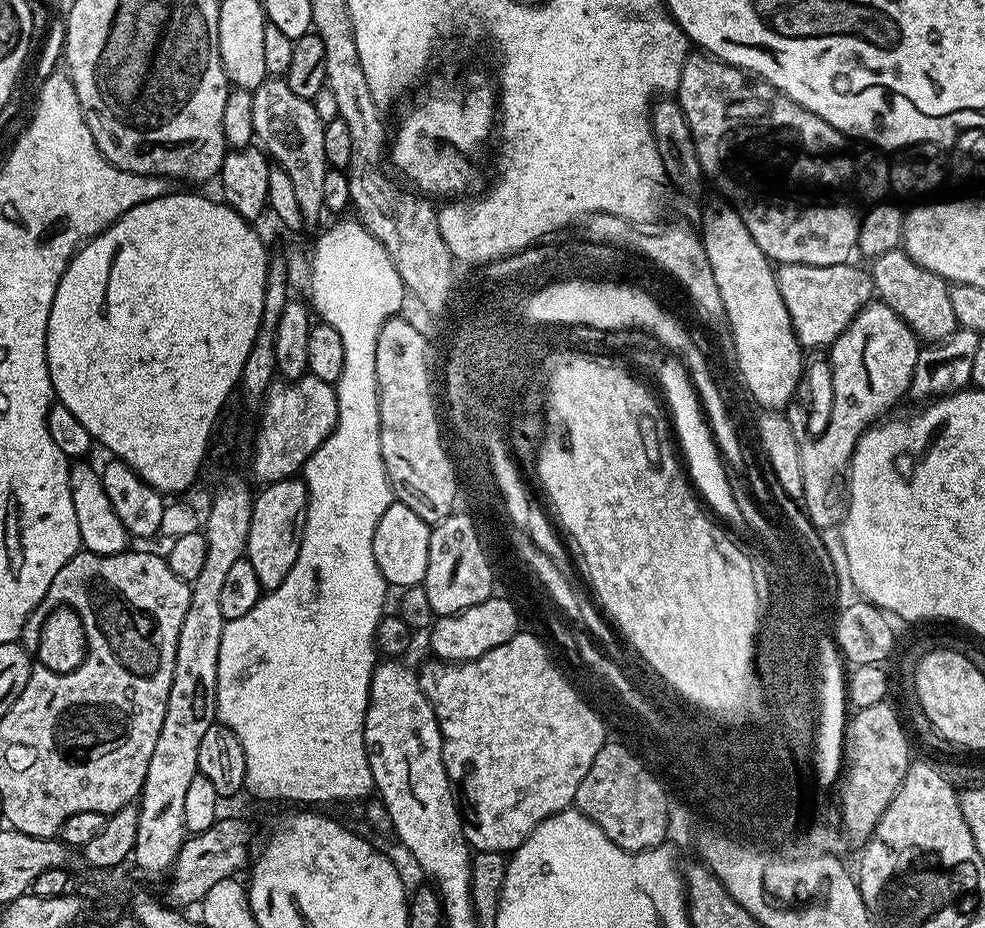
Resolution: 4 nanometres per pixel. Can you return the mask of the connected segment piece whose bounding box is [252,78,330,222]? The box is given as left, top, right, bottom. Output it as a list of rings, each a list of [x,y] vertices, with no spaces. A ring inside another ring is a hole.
[[[284,78],[264,80],[262,86],[254,89],[252,97],[255,139],[261,140],[263,151],[279,168],[286,170],[286,174],[290,174],[290,183],[294,185],[294,195],[305,221],[318,219],[320,212],[325,211],[322,193],[330,165],[326,158],[325,121],[320,120],[317,105],[306,98],[298,98]]]

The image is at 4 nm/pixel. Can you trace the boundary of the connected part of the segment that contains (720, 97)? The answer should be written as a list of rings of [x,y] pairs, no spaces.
[[[707,54],[689,55],[674,96],[689,124],[703,175],[712,179],[717,193],[736,208],[769,260],[777,265],[834,266],[853,259],[864,213],[890,188],[889,165],[883,164],[875,151],[868,150],[865,156],[855,152],[853,141],[822,117],[798,106],[765,80]]]

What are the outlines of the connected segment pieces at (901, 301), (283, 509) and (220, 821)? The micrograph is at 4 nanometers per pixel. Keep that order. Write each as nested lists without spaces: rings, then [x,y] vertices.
[[[903,247],[890,250],[890,254],[871,257],[870,271],[875,295],[883,304],[890,306],[890,310],[894,310],[898,314],[898,318],[902,318],[902,322],[906,322],[906,326],[910,326],[910,330],[916,335],[917,340],[933,344],[956,332],[958,325],[954,306],[950,303],[949,281],[922,266],[918,266],[918,262],[914,262],[914,258],[910,258],[910,254],[906,254]]]
[[[300,478],[287,480],[274,480],[255,493],[252,501],[252,521],[250,522],[250,534],[248,535],[248,550],[246,558],[250,566],[254,566],[258,574],[258,582],[264,592],[273,592],[286,582],[286,574],[294,570],[294,562],[298,562],[298,550],[302,546],[304,527],[306,526],[306,514],[308,513],[308,486]]]
[[[234,817],[217,818],[214,826],[210,826],[210,830],[202,830],[195,834],[189,835],[184,841],[184,845],[180,848],[180,853],[176,859],[176,863],[170,869],[170,877],[172,881],[168,884],[167,903],[172,906],[184,906],[180,904],[196,904],[199,905],[203,901],[206,894],[210,894],[210,889],[218,882],[233,879],[237,875],[239,868],[247,869],[250,864],[252,852],[252,828],[244,820],[235,820]]]

